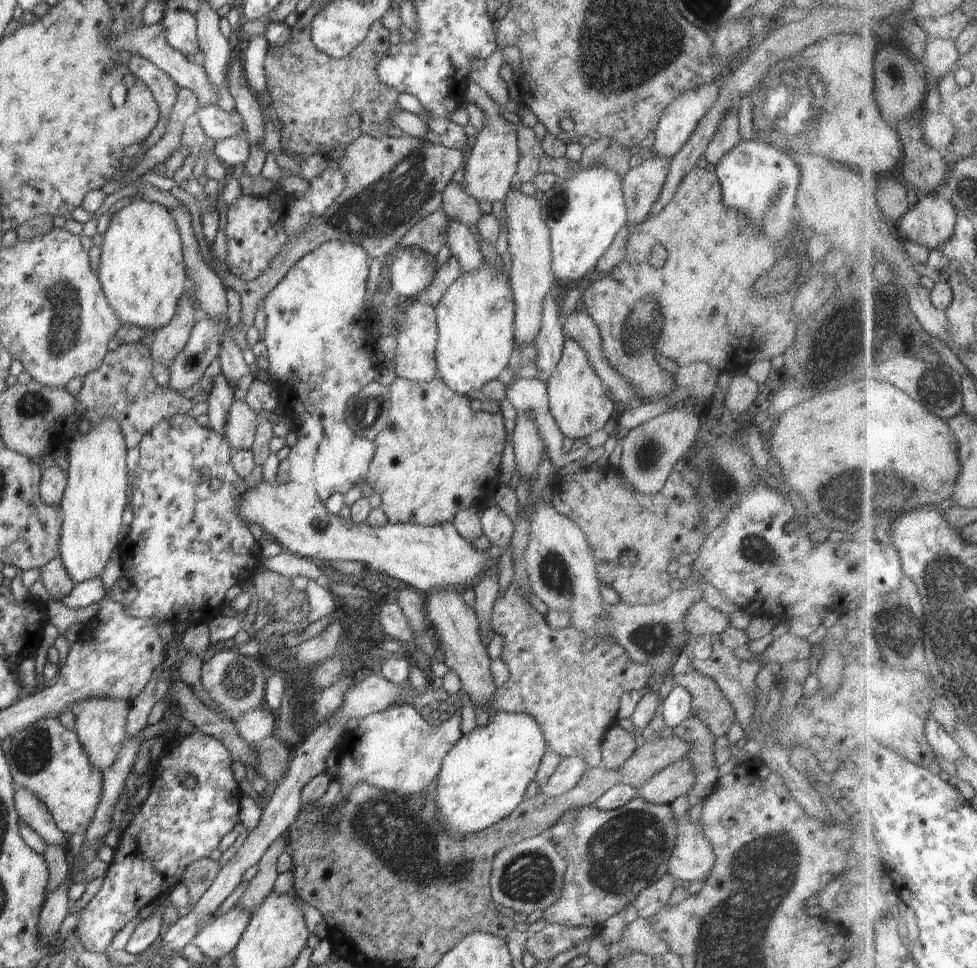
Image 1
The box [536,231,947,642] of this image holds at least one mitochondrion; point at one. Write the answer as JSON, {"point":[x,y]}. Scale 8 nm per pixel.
{"point":[846,498]}

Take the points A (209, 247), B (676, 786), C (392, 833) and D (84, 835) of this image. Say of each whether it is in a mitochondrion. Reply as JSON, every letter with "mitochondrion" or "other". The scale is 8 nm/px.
{"A":"other","B":"other","C":"mitochondrion","D":"other"}

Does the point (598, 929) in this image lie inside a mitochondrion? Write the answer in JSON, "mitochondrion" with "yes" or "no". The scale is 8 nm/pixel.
{"mitochondrion":"no"}

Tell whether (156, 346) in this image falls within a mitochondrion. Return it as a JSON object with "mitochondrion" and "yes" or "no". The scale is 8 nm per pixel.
{"mitochondrion":"no"}

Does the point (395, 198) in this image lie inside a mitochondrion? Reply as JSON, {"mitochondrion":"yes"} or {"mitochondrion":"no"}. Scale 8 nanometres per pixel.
{"mitochondrion":"yes"}

